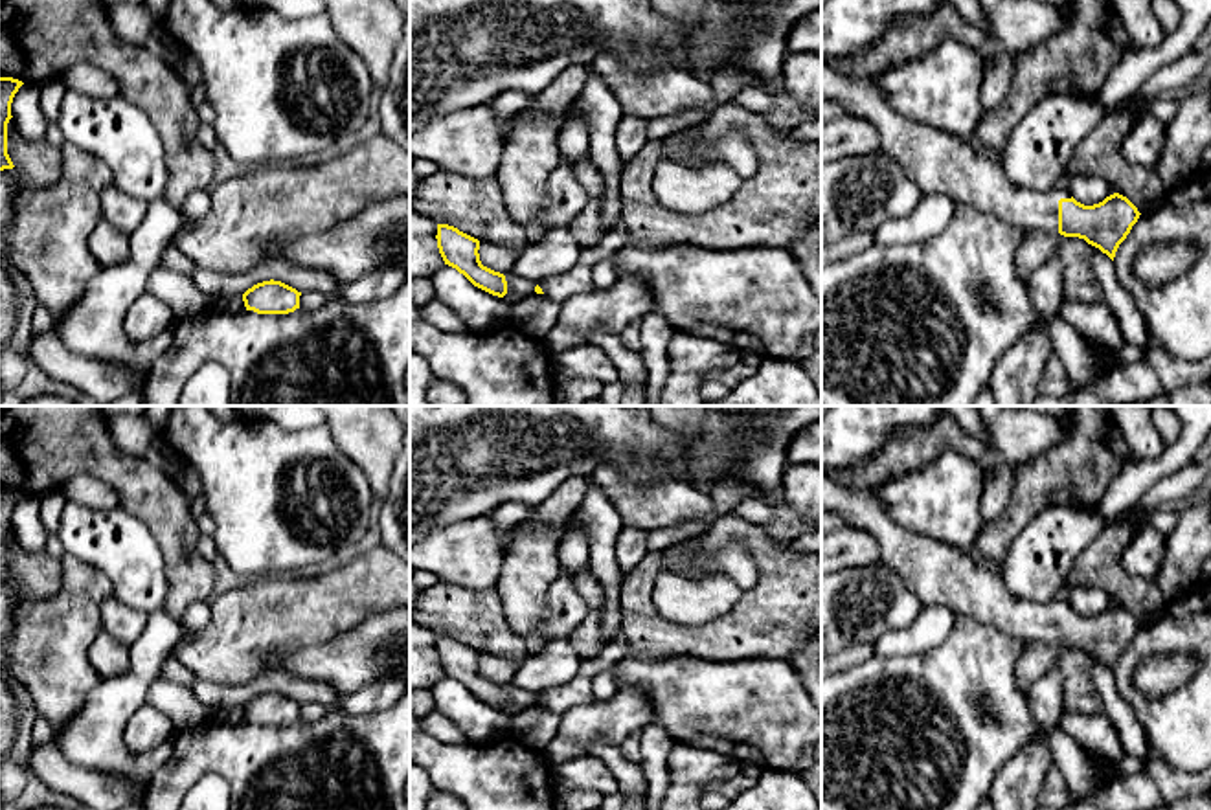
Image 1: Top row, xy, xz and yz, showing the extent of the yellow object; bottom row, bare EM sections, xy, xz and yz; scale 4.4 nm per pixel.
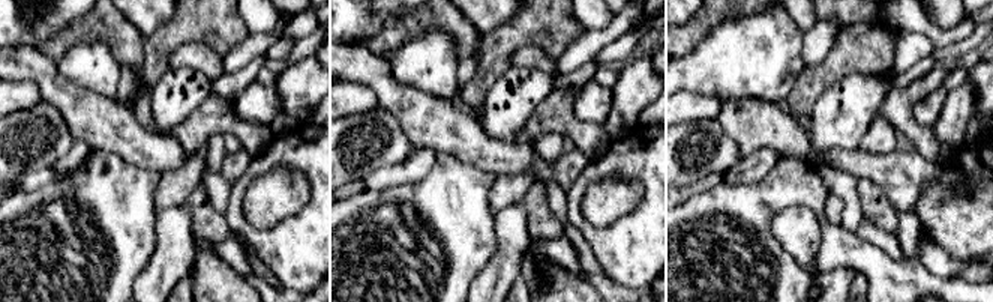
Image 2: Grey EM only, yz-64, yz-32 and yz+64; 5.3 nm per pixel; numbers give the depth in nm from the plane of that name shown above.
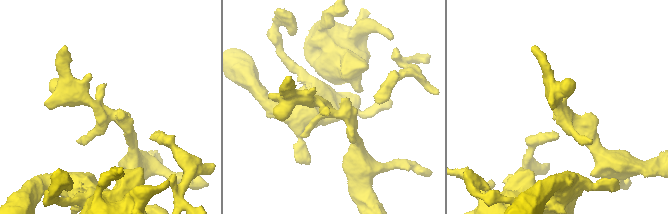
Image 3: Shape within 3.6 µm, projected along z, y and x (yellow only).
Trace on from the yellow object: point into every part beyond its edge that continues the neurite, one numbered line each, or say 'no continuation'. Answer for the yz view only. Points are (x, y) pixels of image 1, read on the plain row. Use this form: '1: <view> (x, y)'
1: yz (939, 575)

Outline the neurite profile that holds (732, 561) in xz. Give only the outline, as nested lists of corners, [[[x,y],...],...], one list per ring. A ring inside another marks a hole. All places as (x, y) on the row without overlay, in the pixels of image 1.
[[[726,542],[717,551],[706,549],[702,553],[689,553],[680,564],[680,575],[695,580],[707,577],[728,577],[742,590],[750,590],[757,584],[759,571],[753,557],[742,544]]]

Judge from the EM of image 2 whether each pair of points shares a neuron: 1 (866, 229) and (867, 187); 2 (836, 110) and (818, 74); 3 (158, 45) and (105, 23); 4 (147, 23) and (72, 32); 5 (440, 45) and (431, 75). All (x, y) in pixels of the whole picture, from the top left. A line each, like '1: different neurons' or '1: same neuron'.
1: different neurons
2: different neurons
3: different neurons
4: different neurons
5: same neuron

